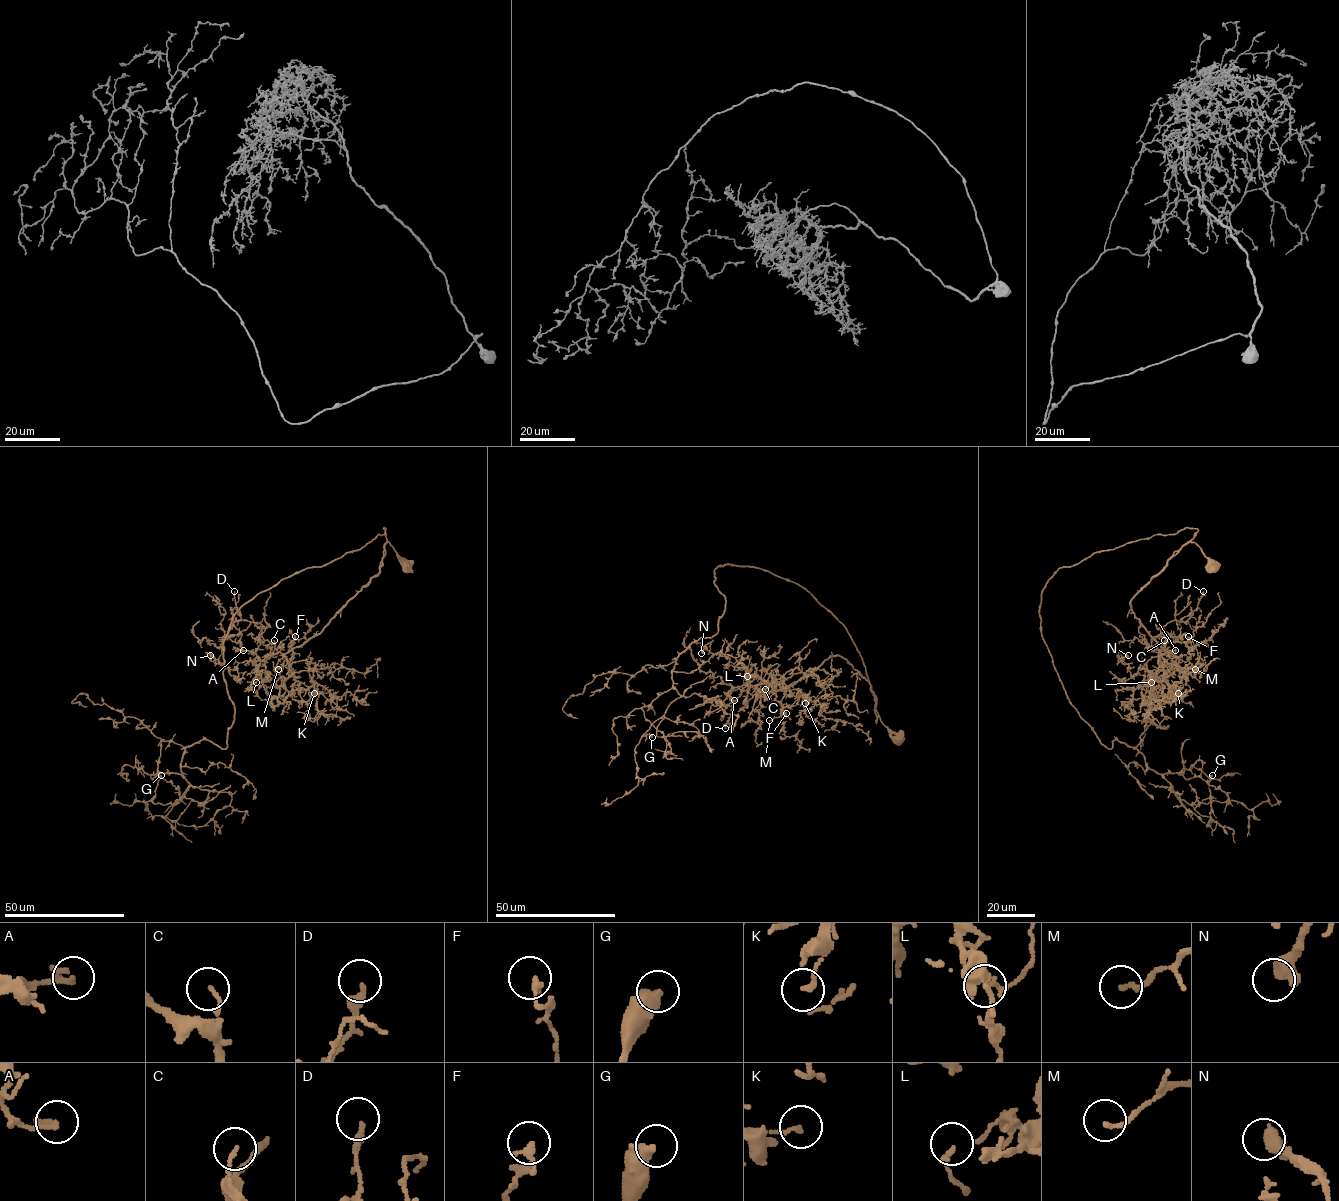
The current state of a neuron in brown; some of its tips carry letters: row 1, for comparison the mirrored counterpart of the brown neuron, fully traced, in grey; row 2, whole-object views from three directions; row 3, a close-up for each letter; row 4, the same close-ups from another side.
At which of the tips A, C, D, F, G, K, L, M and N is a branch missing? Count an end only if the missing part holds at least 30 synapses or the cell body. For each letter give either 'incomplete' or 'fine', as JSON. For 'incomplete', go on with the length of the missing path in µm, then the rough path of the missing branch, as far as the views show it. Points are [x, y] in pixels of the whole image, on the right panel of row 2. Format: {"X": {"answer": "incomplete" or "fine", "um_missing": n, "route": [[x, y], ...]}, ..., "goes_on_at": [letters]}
{"A": {"answer": "fine"}, "C": {"answer": "fine"}, "D": {"answer": "fine"}, "F": {"answer": "fine"}, "G": {"answer": "fine"}, "K": {"answer": "fine"}, "L": {"answer": "fine"}, "M": {"answer": "fine"}, "N": {"answer": "fine"}, "goes_on_at": []}

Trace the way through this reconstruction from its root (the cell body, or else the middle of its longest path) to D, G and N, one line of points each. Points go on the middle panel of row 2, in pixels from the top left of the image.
D: (898, 740), (869, 683), (837, 655), (780, 690), (732, 689), (741, 694), (725, 728)
G: (898, 740), (846, 629), (731, 564), (718, 632), (677, 658), (652, 737)
N: (898, 740), (869, 683), (840, 656), (775, 690), (751, 685), (727, 656), (701, 653)

